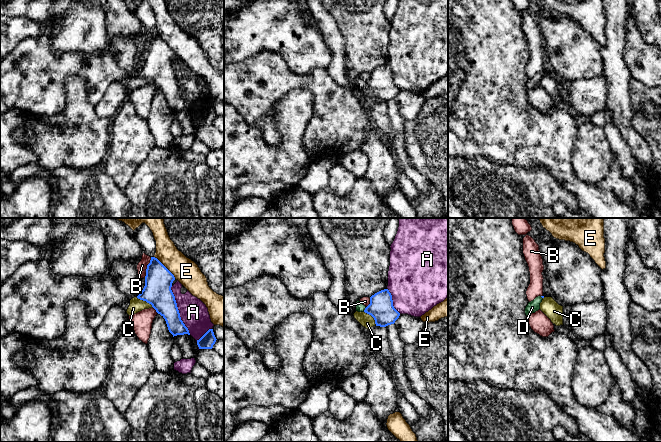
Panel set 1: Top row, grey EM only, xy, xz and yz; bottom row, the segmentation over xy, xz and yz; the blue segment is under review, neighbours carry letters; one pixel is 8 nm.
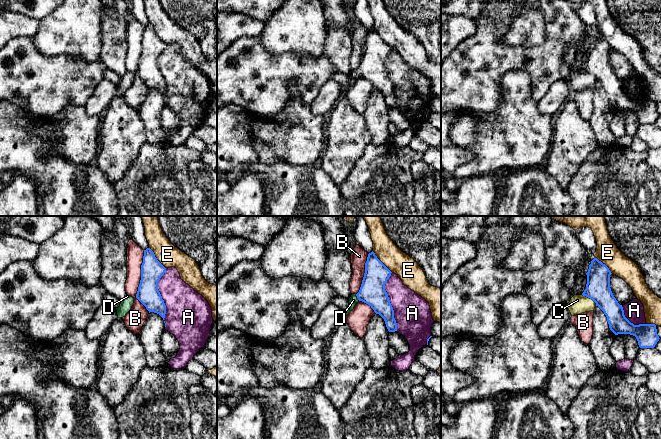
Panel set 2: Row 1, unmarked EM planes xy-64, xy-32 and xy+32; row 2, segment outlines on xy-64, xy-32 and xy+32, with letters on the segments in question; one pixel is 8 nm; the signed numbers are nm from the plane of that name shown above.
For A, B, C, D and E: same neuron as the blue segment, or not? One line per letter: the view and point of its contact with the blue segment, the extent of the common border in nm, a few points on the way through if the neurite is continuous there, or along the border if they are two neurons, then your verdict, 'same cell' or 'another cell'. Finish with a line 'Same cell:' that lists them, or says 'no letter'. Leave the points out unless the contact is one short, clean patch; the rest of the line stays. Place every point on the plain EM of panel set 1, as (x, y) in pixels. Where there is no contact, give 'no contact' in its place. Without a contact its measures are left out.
A: meets blue in xy at (178, 86); contact 420 nm long; another cell
B: meets blue in xy at (147, 43); contact 180 nm long; another cell
C: meets blue in xy at (145, 76); contact 170 nm long; another cell
D: meets blue in xz at (365, 85); contact 50 nm long; runs through xz (381, 84), (365, 85), (360, 83); same cell
E: meets blue in xy at (165, 43); contact 260 nm long; another cell
Same cell: D

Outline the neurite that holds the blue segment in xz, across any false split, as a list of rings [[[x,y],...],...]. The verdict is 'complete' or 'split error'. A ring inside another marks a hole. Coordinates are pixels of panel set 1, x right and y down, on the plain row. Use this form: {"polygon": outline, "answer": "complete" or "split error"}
{"polygon": [[[388,65],[381,66],[370,73],[370,80],[366,83],[359,76],[356,87],[371,91],[376,102],[386,103],[394,100],[400,89],[394,84],[392,71]]], "answer": "split error"}

